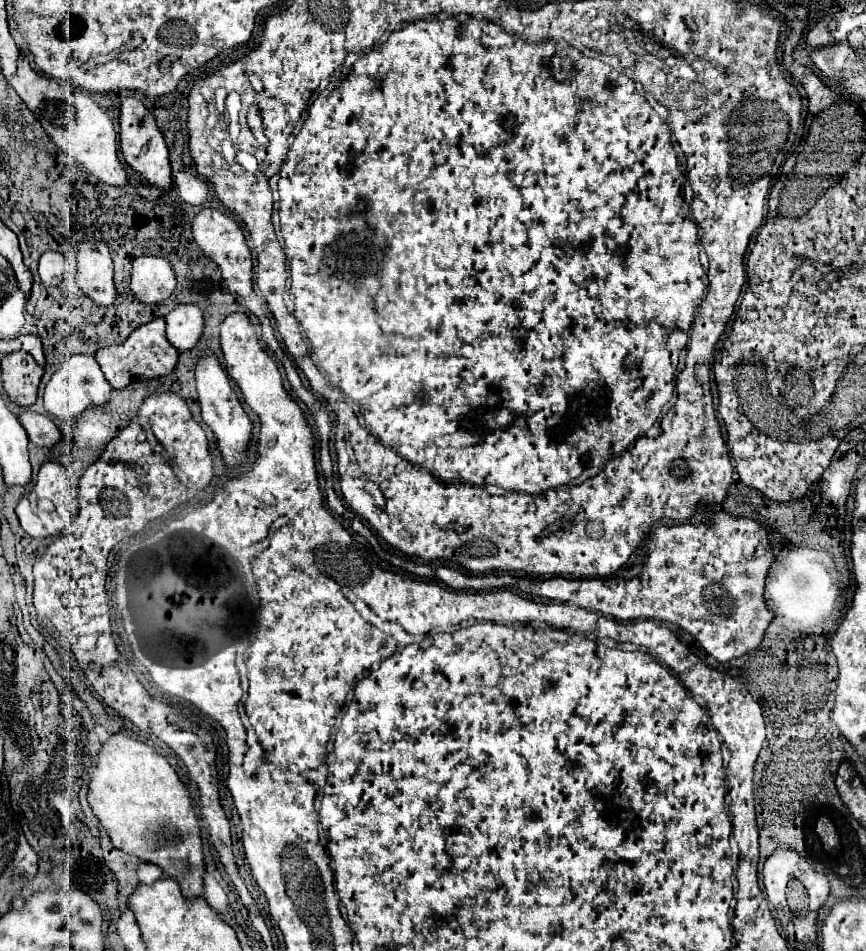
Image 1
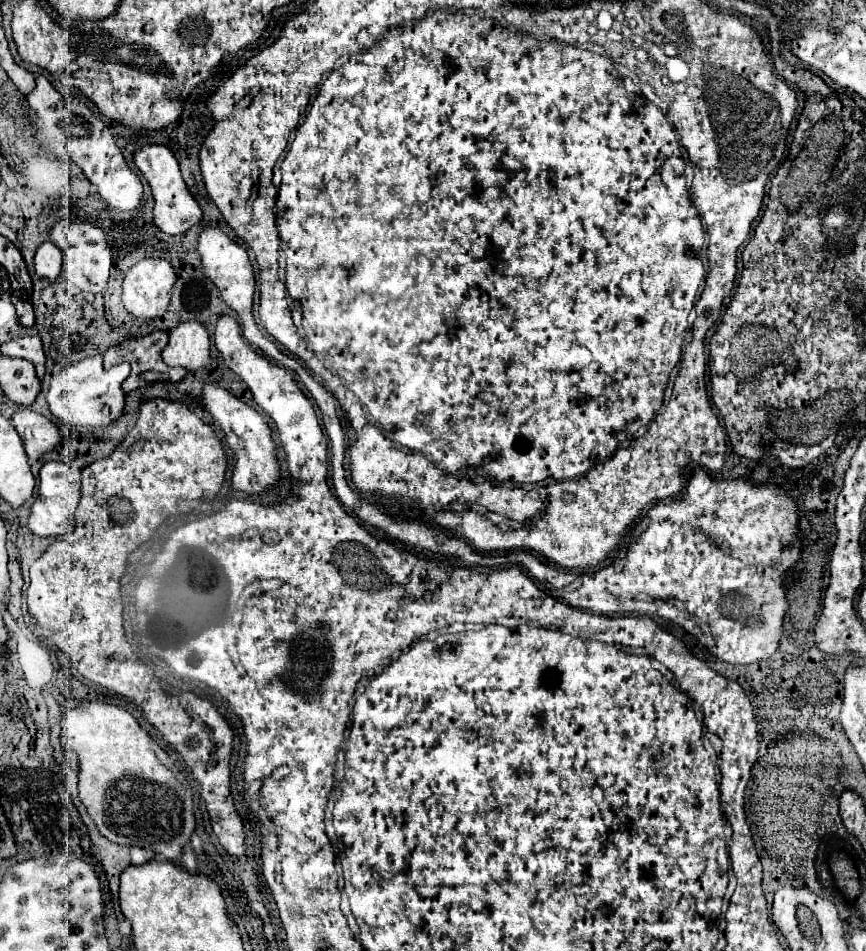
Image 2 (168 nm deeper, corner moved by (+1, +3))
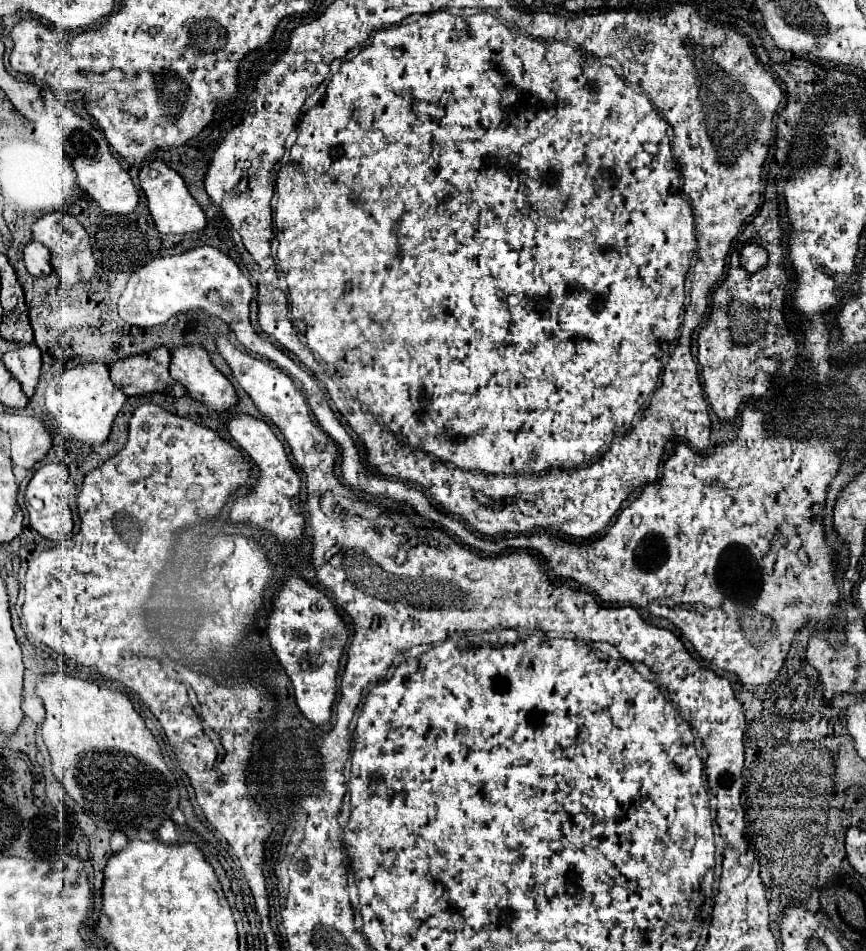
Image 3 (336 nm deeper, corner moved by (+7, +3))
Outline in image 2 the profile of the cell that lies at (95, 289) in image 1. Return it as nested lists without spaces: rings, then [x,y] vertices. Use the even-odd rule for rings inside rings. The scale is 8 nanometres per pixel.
[[[61,220],[49,230],[51,242],[57,244],[63,252],[63,278],[75,284],[77,288],[85,292],[101,292],[107,286],[109,280],[109,268],[111,268],[111,250],[105,233],[89,222],[69,222]]]

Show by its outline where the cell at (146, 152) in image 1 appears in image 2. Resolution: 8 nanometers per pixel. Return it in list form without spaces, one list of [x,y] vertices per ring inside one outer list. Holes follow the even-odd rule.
[[[151,144],[151,146],[141,148],[135,154],[135,164],[143,172],[145,180],[151,186],[151,192],[153,192],[153,198],[155,198],[153,220],[155,220],[155,224],[161,232],[165,232],[165,234],[183,234],[185,230],[189,230],[191,226],[195,226],[201,220],[203,212],[201,212],[197,200],[193,198],[191,190],[183,182],[181,172],[179,172],[179,164],[177,164],[173,152],[167,146]]]

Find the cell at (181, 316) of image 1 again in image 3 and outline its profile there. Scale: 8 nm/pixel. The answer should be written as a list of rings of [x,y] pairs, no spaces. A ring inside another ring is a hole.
[[[189,344],[189,346],[177,346],[177,348],[171,348],[171,364],[169,364],[169,372],[173,376],[173,380],[181,382],[187,392],[203,402],[207,408],[211,410],[217,410],[217,412],[227,412],[229,408],[233,408],[237,404],[237,394],[235,394],[235,388],[233,384],[213,366],[207,350],[199,344]]]

